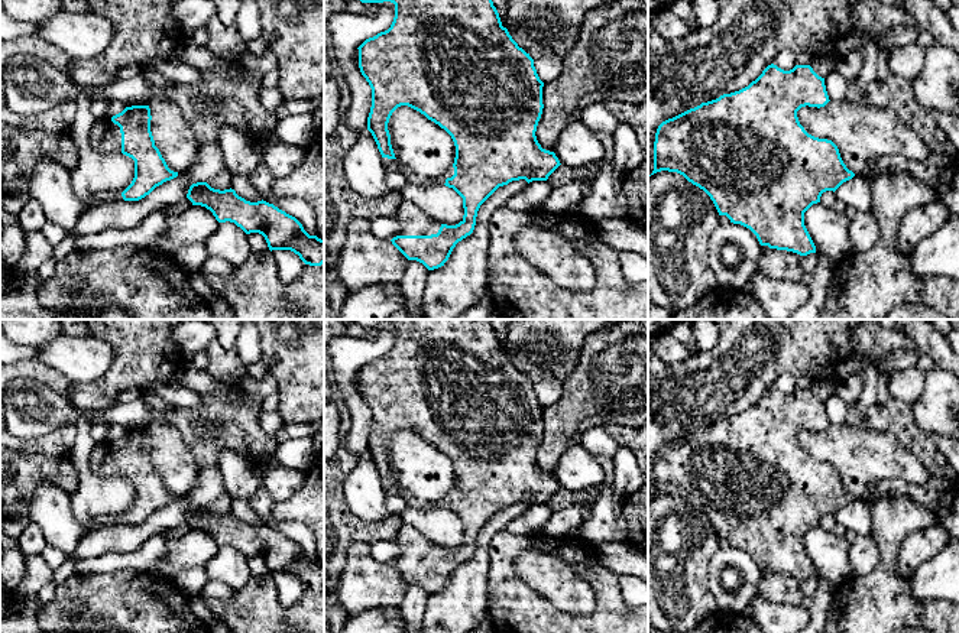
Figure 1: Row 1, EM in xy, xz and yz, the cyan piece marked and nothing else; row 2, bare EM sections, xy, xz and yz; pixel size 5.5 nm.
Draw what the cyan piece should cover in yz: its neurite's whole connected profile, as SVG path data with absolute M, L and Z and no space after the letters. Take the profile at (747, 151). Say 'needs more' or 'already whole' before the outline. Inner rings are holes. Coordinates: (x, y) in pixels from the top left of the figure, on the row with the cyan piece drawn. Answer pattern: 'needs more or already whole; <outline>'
already whole; M771 64L748 87L702 103L662 121L655 133L651 175L661 171L683 175L710 197L719 215L726 215L730 223L749 228L761 246L800 256L816 253L816 246L804 225L804 212L813 204L820 202L823 192L835 192L843 182L855 176L843 163L839 149L832 140L809 134L798 121L797 111L801 107L820 108L829 101L824 78L819 77L810 65L796 65L793 69L784 71Z

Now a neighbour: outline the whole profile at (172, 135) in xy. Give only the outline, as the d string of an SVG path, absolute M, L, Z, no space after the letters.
M172 100L153 101L149 108L155 146L171 171L185 172L192 166L198 153L191 123L185 120L179 106Z

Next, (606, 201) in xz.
M602 158L599 162L599 172L592 182L592 194L583 198L577 211L590 223L621 218L628 220L625 210L625 198L622 195L623 175Z

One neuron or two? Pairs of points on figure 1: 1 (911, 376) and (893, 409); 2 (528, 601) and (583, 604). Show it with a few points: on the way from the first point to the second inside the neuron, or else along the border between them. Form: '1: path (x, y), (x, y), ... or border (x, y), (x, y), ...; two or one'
1: border (891, 396), (910, 405); two
2: border (525, 583), (559, 609), (585, 616); two

